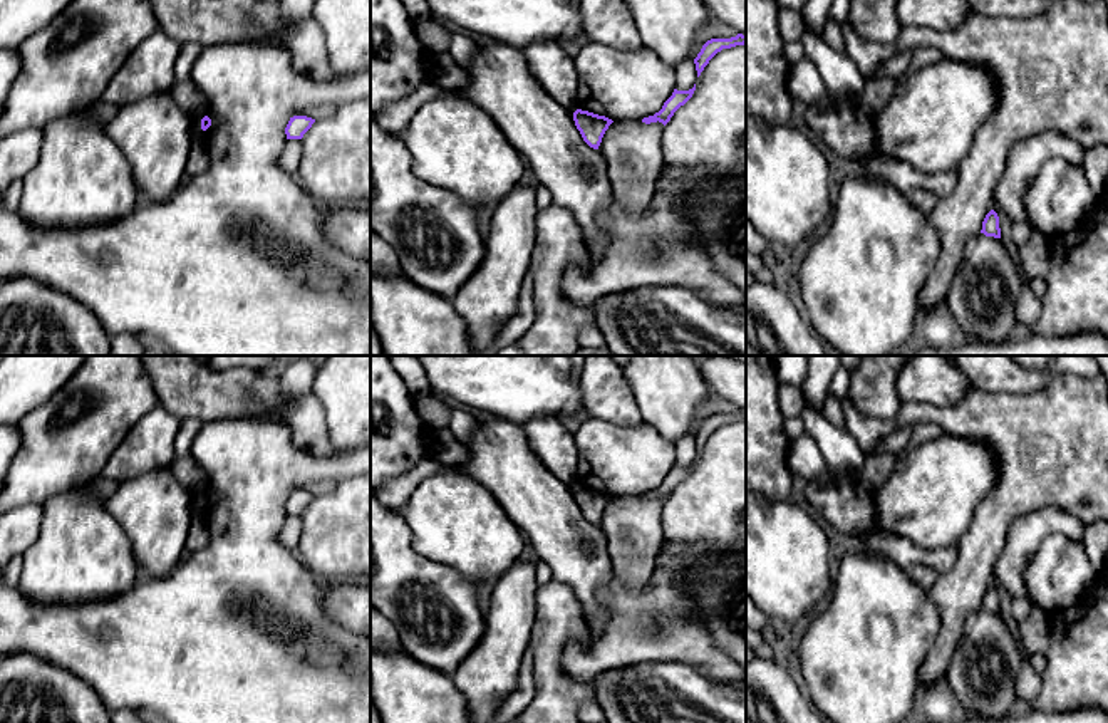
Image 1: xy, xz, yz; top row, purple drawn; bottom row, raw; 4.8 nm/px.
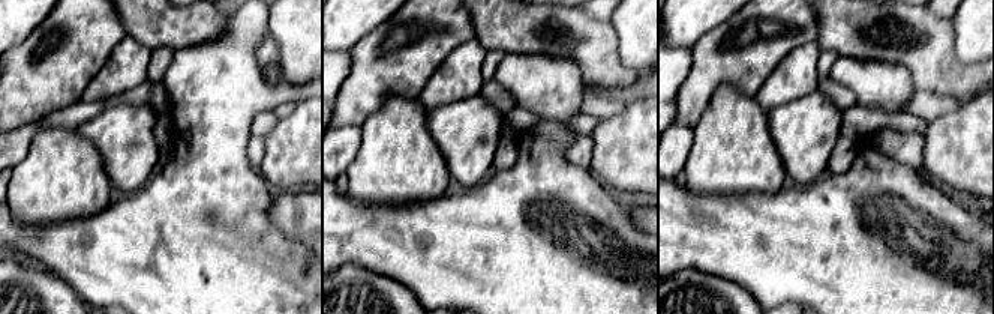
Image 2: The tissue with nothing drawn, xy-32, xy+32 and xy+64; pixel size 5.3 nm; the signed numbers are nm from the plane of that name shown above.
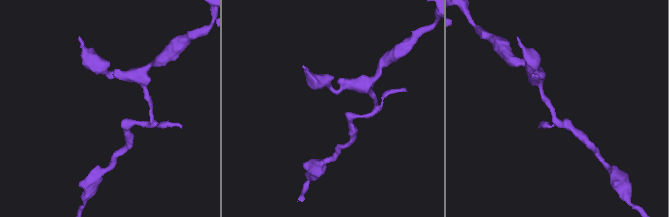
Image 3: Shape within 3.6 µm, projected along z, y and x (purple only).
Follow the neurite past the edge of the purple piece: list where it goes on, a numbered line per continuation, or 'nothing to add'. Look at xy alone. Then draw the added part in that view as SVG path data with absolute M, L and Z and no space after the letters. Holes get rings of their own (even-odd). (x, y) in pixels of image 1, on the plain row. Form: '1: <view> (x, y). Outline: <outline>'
nothing to add

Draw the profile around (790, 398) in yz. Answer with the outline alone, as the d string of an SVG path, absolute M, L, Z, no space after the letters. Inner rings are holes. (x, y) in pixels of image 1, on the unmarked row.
M779 382L778 384L778 404L783 409L784 418L801 416L806 399L801 393L801 388L793 384Z

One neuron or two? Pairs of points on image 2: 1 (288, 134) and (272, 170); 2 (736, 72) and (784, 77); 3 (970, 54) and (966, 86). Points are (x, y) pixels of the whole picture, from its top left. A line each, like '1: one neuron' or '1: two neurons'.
1: one neuron
2: two neurons
3: two neurons

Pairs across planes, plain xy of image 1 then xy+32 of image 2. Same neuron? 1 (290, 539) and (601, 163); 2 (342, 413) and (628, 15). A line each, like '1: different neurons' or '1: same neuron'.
1: different neurons
2: same neuron

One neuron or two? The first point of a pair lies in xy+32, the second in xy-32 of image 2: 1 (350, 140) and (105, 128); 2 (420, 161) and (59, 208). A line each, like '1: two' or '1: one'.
1: one
2: one

